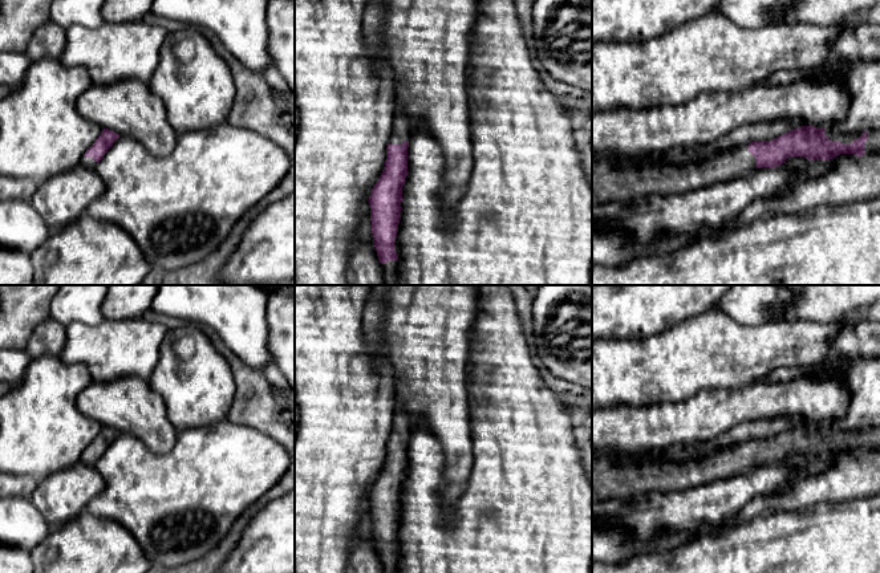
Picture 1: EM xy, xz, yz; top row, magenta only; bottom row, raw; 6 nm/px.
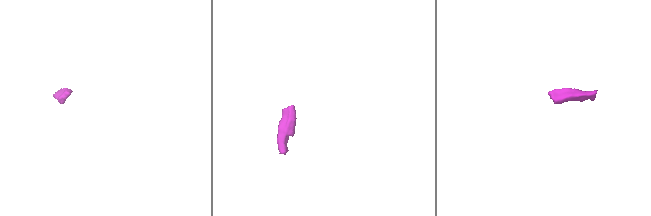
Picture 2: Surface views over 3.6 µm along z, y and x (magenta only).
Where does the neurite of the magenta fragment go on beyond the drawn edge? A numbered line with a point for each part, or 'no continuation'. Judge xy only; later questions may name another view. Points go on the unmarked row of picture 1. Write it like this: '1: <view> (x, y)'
1: xy (88, 459)

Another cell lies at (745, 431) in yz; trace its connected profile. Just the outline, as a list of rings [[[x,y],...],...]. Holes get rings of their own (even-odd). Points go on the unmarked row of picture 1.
[[[798,416],[758,419],[753,422],[743,422],[711,442],[697,444],[677,444],[666,450],[650,450],[624,456],[612,455],[611,458],[617,460],[637,462],[640,464],[653,459],[664,459],[666,462],[677,462],[682,464],[690,459],[699,459],[715,451],[729,448],[734,444],[749,442],[750,439],[771,438],[787,430],[788,427],[802,423],[804,423],[804,420]]]

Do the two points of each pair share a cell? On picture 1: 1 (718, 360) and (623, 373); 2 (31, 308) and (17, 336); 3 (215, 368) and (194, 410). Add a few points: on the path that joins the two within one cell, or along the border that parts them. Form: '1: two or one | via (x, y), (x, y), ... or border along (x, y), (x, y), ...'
1: one | via (694, 360), (684, 360), (672, 366), (647, 372)
2: one | via (24, 315), (17, 321), (17, 329)
3: one | via (205, 378), (198, 385), (194, 399)

